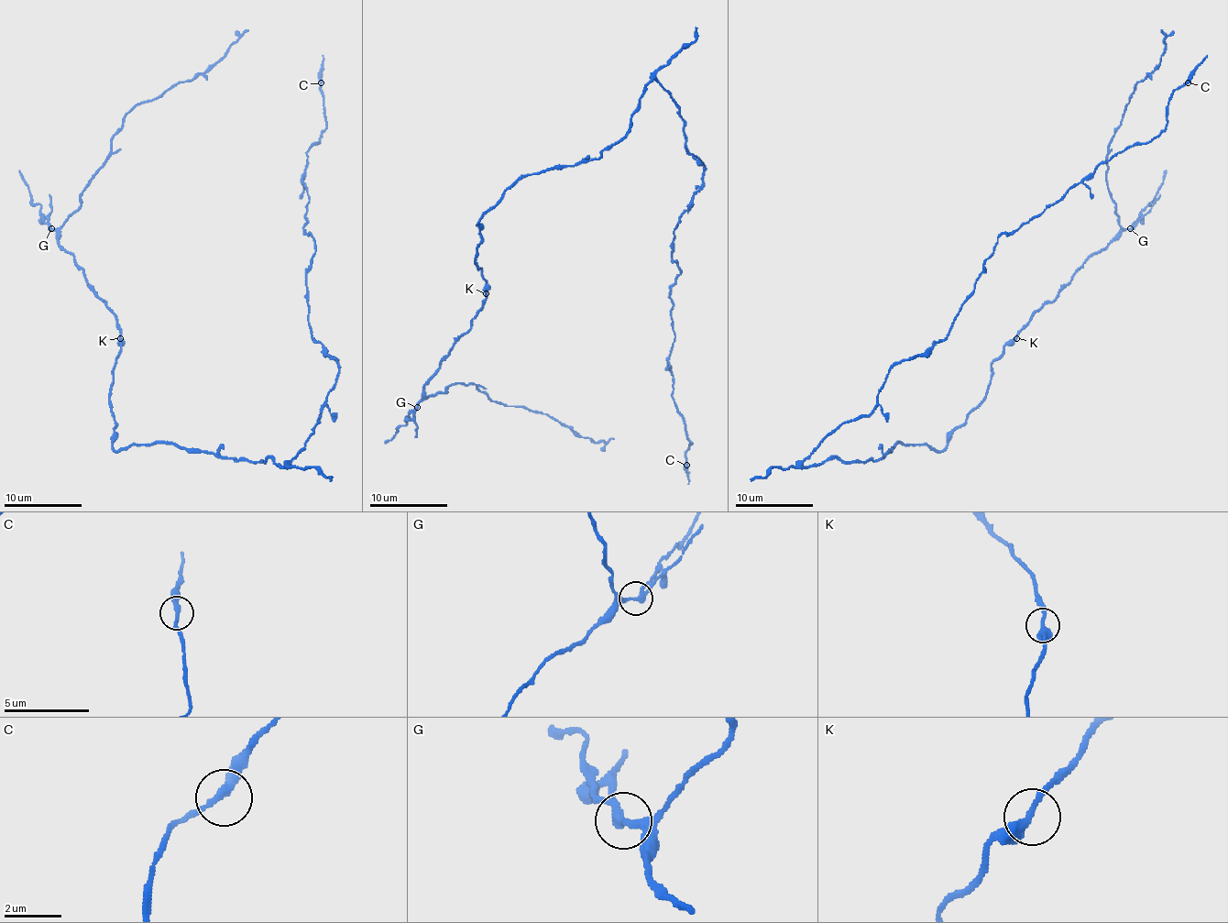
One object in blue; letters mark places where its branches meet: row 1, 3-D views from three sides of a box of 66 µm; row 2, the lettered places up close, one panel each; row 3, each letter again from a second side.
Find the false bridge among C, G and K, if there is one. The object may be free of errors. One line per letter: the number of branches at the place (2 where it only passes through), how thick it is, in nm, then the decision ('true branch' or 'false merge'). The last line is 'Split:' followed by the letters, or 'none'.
C: branches 2; calibre 280 nm; true branch
G: branches 2; calibre 280 nm; false merge
K: branches 2; calibre 320 nm; true branch
Split: G

